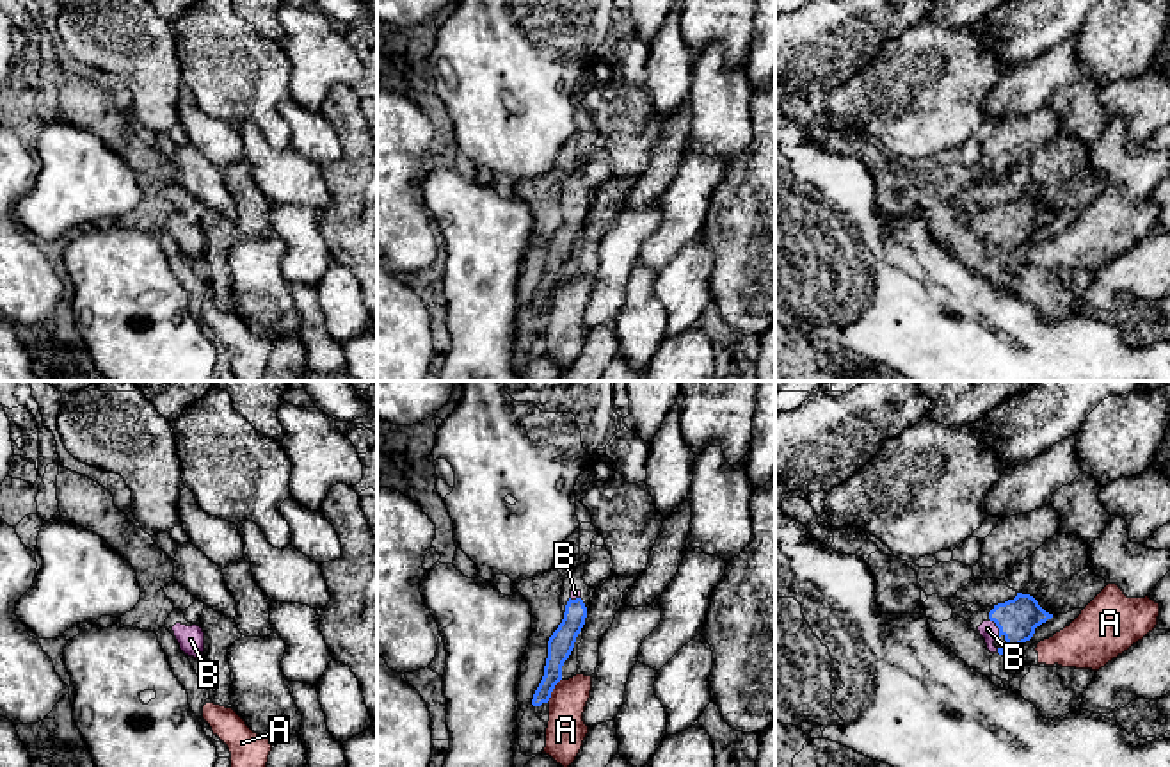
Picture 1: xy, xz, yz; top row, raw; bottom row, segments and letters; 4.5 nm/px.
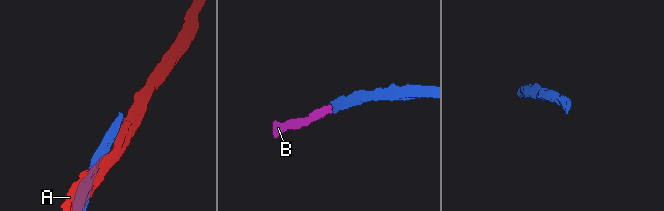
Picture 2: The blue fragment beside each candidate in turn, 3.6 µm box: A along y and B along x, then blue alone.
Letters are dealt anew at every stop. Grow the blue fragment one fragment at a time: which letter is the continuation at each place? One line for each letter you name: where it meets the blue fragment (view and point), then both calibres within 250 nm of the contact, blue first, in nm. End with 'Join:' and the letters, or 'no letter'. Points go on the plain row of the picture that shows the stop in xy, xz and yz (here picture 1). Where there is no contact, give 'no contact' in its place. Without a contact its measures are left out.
B: yz (996, 226) | 180/80 nm
Join: B

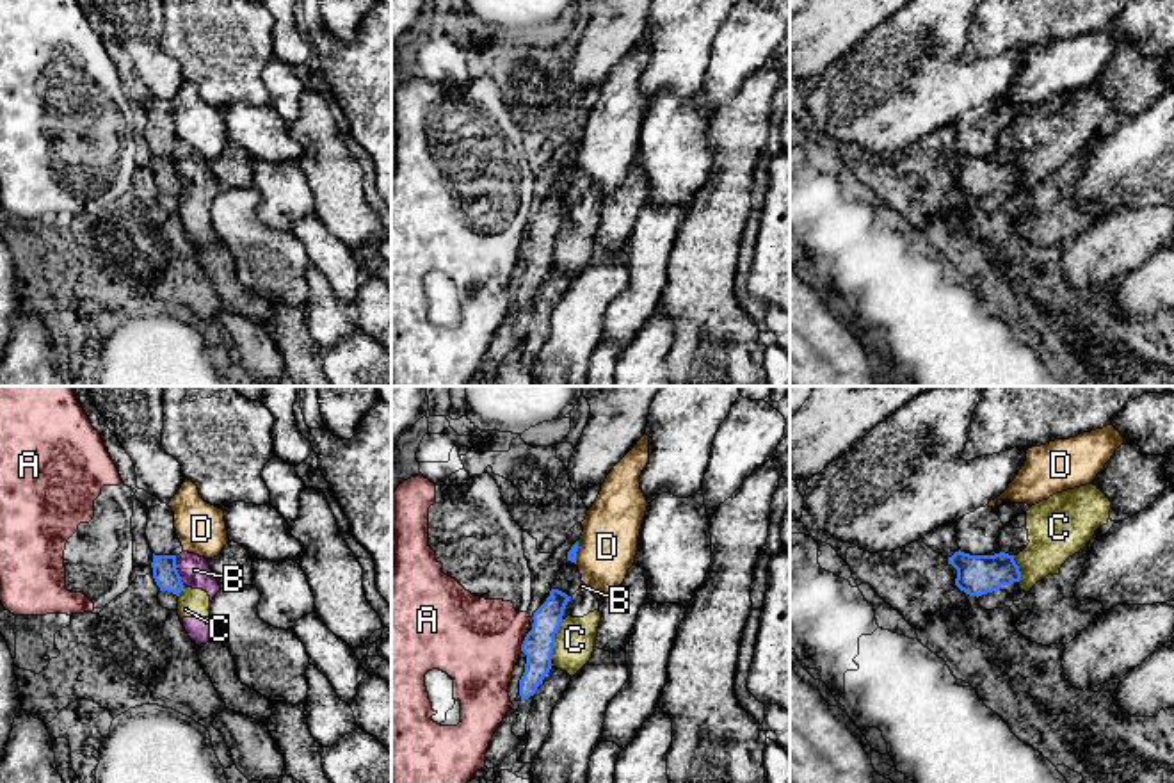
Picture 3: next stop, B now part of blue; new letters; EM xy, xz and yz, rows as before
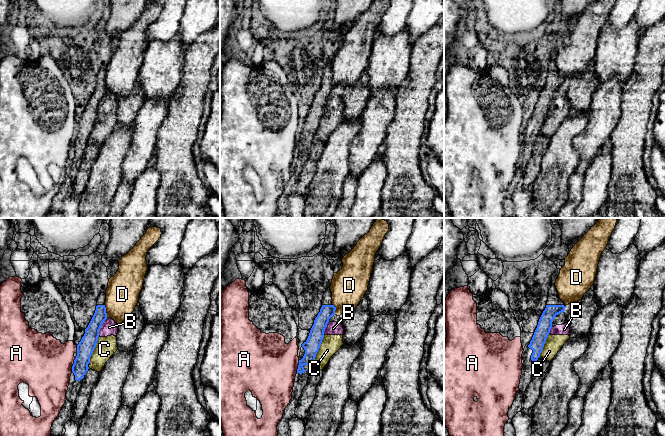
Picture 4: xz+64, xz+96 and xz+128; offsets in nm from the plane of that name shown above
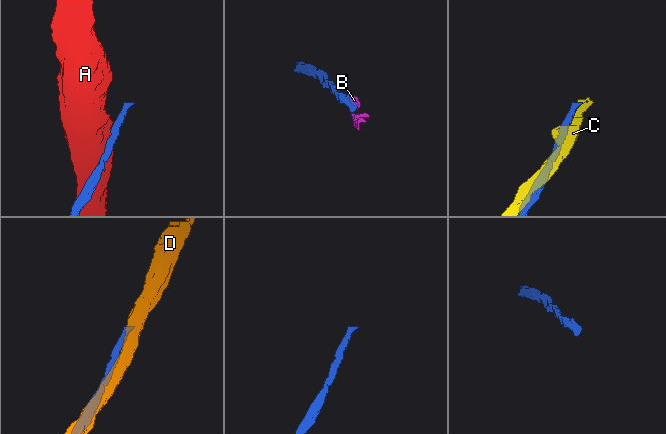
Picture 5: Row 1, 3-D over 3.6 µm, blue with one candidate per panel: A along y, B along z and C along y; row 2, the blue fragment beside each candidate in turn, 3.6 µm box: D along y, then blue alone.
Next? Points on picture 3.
Join: no letter

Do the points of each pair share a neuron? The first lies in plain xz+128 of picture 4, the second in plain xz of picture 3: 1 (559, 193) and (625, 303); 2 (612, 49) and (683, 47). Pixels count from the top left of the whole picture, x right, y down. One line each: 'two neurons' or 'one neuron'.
1: two neurons
2: two neurons

